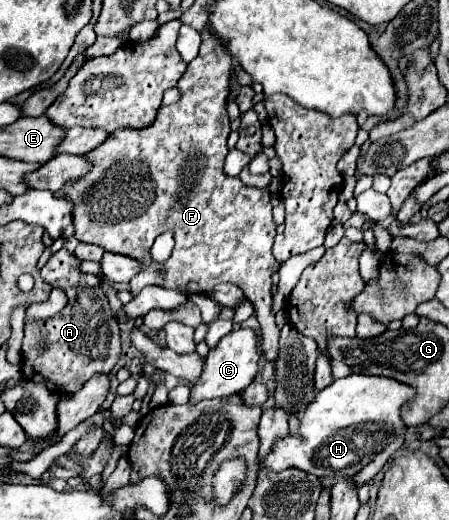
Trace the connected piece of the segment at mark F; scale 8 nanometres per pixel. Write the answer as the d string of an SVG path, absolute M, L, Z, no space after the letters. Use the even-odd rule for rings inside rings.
M206 26L204 32L202 32L202 46L200 46L198 56L188 64L184 76L178 82L178 90L182 94L180 100L176 104L172 104L172 106L162 106L160 112L158 112L156 122L150 128L142 128L142 130L120 128L112 136L108 136L108 140L104 144L100 144L98 148L94 148L92 152L88 152L88 160L94 164L92 172L88 176L84 176L82 180L74 182L74 184L68 184L66 188L62 188L56 194L58 196L68 196L74 202L74 212L72 212L74 214L74 228L76 228L76 234L74 236L80 242L96 244L96 246L102 246L108 252L132 256L132 258L144 262L144 270L138 276L134 276L134 280L130 280L132 296L138 296L140 290L144 286L150 286L150 284L156 284L156 286L162 286L162 288L168 288L168 290L176 290L176 292L184 292L184 294L210 294L218 284L226 284L226 282L232 282L232 284L240 286L244 290L246 298L254 304L254 314L256 314L256 318L258 318L258 322L262 326L262 350L264 350L264 356L270 362L274 362L276 360L276 352L278 352L278 338L280 338L280 328L274 322L272 292L270 292L270 286L272 286L270 274L280 266L276 262L274 254L272 254L272 242L274 242L274 234L276 234L276 222L272 218L272 202L270 202L270 190L268 188L252 188L252 186L242 184L242 180L238 176L224 174L224 160L226 160L226 154L228 154L226 140L228 140L228 134L230 134L230 118L228 118L228 112L226 112L226 98L228 98L230 74L232 74L232 56L228 56L228 52L224 52L224 44L220 44L220 40L216 40L216 36L212 36L212 32L208 32L208 26ZM166 230L170 230L174 234L176 246L172 250L170 260L166 260L164 264L160 264L160 262L154 262L152 260L150 248L152 248L156 236L160 236Z

